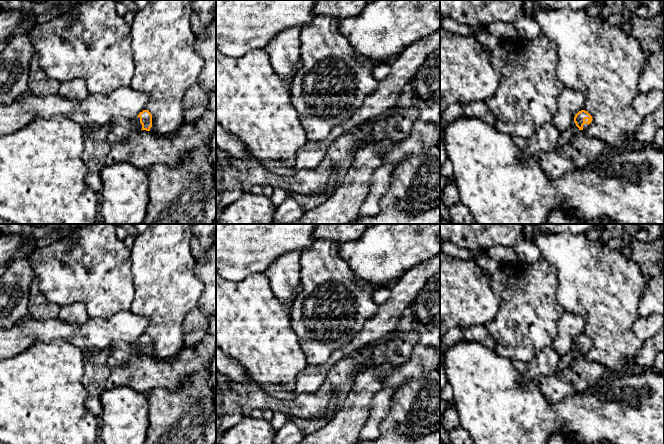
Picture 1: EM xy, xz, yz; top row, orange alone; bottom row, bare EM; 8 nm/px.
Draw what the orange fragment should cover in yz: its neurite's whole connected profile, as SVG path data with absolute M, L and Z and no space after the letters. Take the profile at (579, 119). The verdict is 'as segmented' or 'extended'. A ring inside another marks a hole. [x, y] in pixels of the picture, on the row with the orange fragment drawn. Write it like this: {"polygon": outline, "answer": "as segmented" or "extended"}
{"polygon": "M581 110L575 115L572 127L576 125L579 130L585 130L592 120L592 116L587 111Z", "answer": "extended"}

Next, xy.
{"polygon": "M148 110L140 112L135 120L116 117L111 120L110 124L111 130L107 139L111 144L120 142L127 138L132 132L140 130L150 131L159 135L152 128L152 115Z", "answer": "extended"}

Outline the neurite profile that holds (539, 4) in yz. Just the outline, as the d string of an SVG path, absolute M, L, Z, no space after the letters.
M534 0L536 9L572 9L579 10L594 5L594 0Z

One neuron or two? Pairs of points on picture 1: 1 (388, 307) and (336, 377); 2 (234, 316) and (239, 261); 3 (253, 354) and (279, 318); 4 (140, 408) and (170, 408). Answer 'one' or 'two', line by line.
1: two
2: two
3: one
4: two

